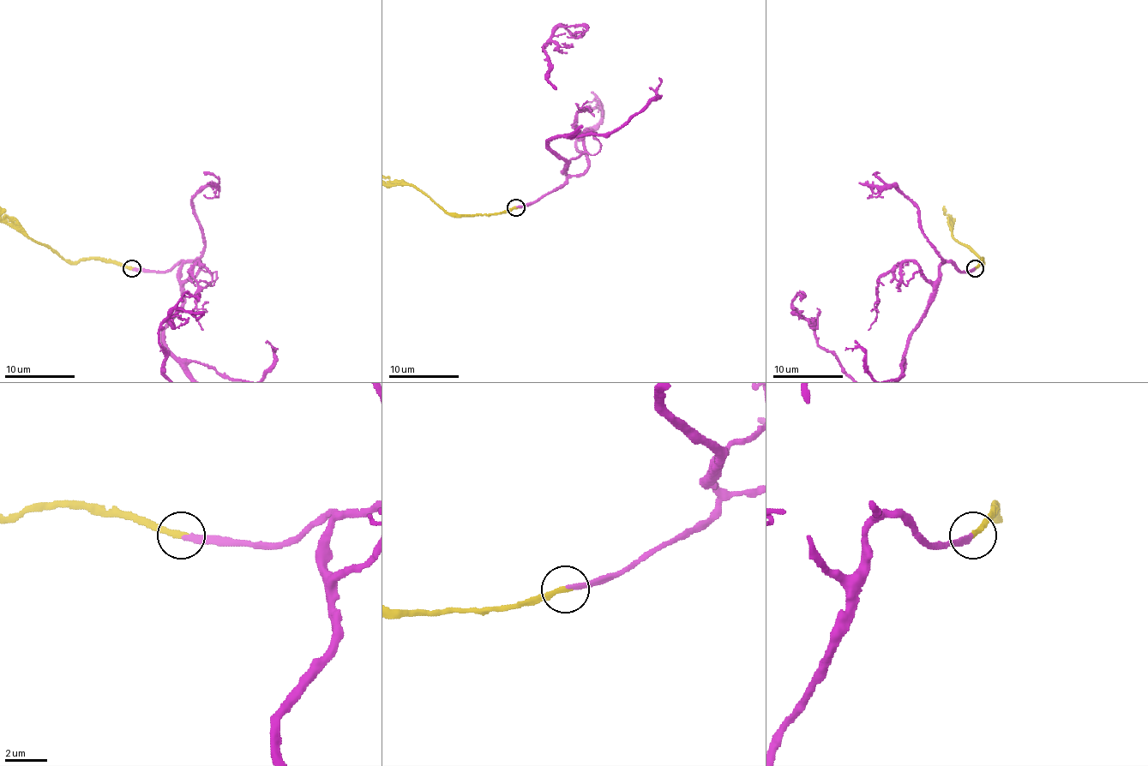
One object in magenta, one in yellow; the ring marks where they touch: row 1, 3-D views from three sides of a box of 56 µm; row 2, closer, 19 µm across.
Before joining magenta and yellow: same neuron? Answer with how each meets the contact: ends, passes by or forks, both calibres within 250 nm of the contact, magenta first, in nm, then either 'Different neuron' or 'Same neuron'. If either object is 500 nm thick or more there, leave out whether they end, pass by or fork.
At the ring magenta ends. At the ring yellow ends. Thickness 240 nm (magenta) against 280 nm. Same neuron

